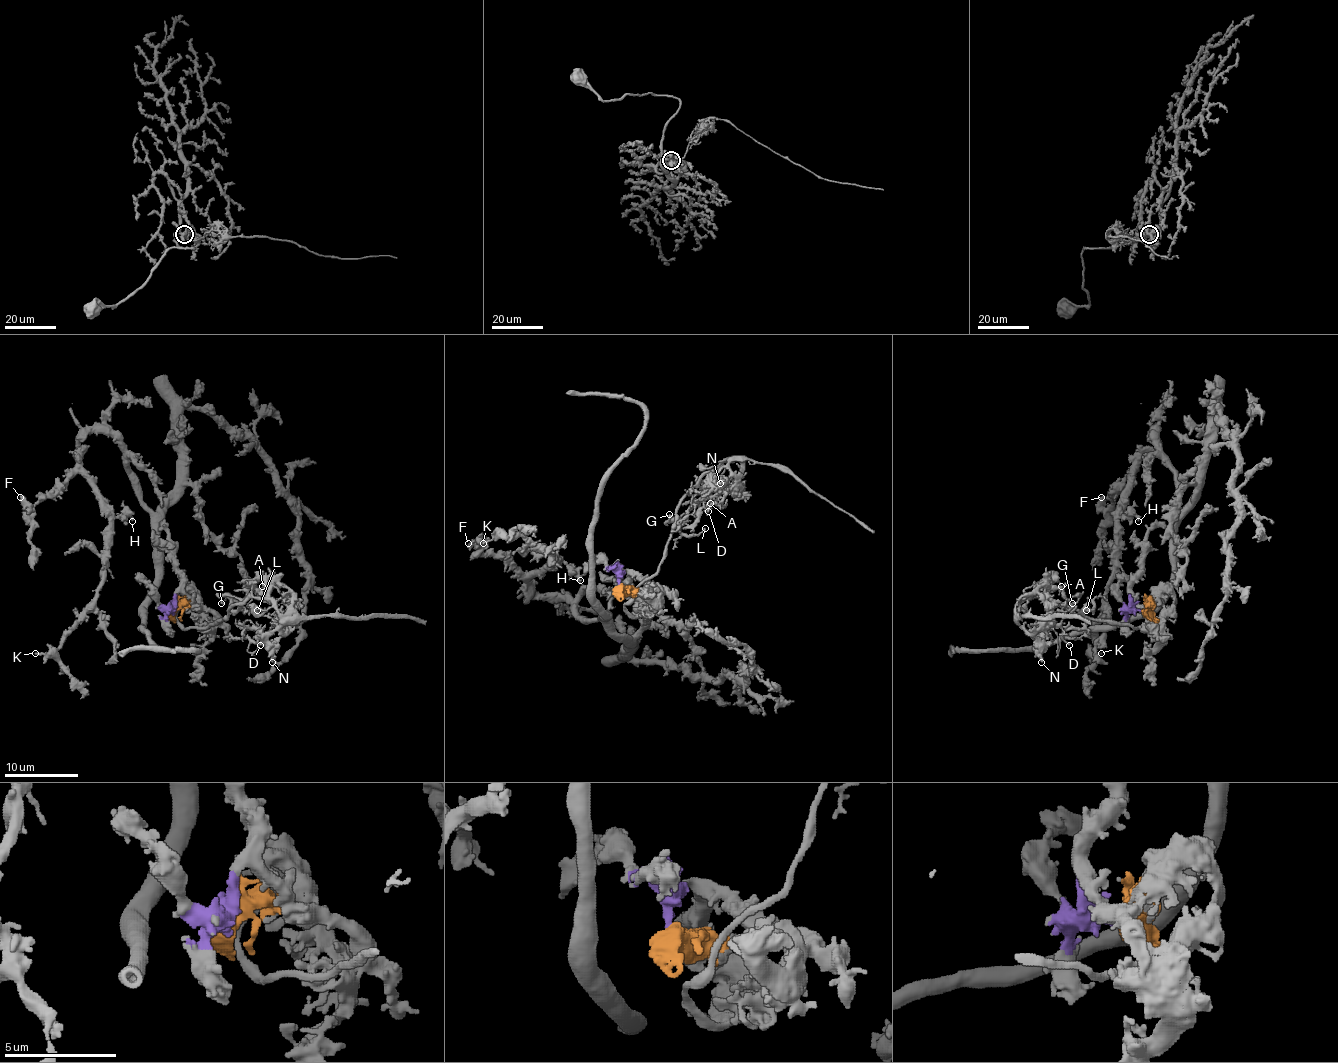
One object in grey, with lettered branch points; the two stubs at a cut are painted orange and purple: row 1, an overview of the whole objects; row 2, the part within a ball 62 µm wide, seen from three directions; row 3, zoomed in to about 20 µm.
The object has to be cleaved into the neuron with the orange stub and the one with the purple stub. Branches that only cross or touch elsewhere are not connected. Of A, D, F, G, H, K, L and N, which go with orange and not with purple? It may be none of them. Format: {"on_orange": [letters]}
{"on_orange": ["A", "D", "G", "L", "N"]}

